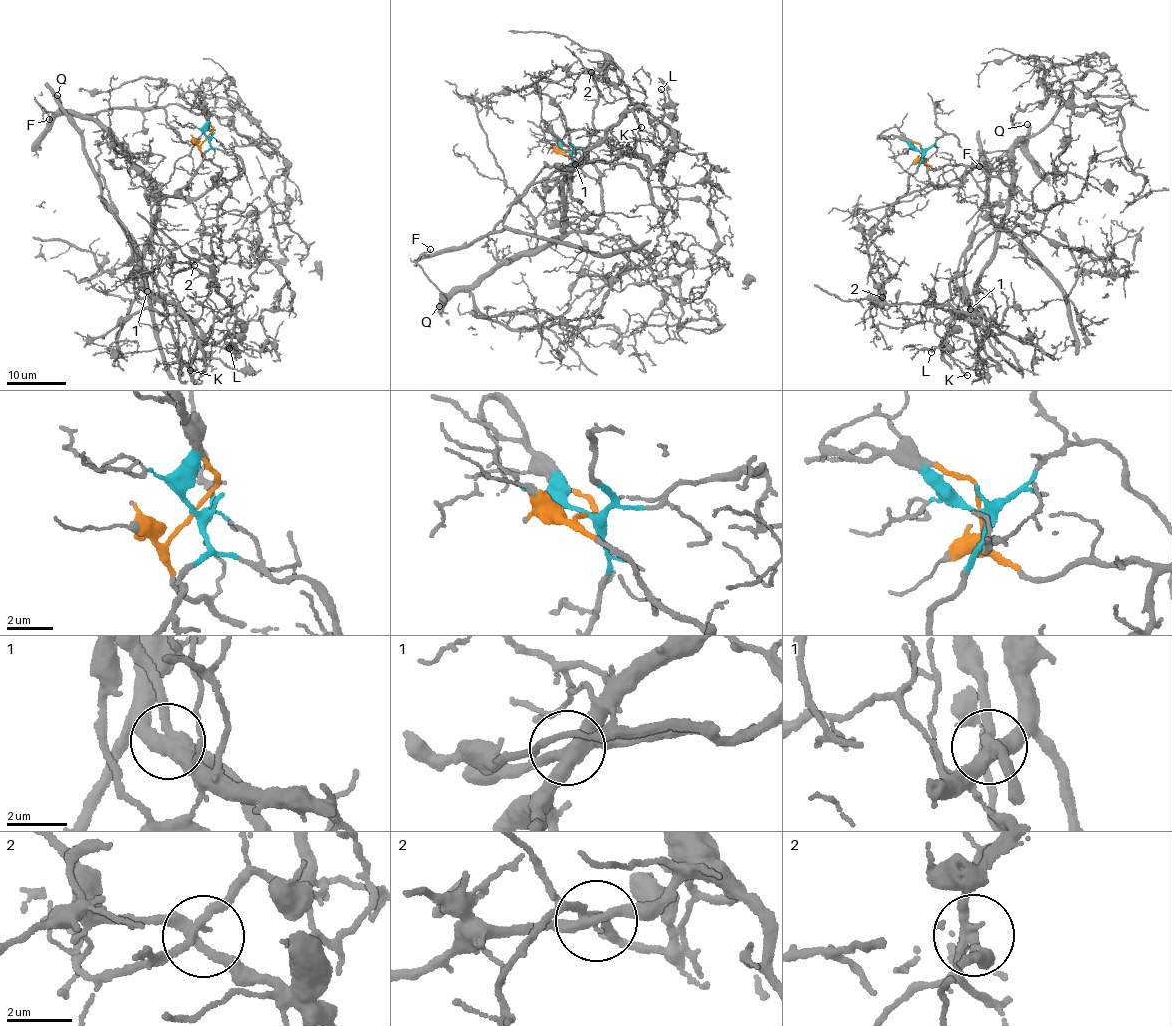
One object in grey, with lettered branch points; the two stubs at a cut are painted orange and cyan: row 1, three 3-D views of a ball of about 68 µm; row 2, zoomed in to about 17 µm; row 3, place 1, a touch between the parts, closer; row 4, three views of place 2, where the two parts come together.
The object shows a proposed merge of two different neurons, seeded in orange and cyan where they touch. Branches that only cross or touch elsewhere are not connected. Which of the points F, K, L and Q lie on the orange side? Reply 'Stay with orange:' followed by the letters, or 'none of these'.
Stay with orange: F, K, Q

